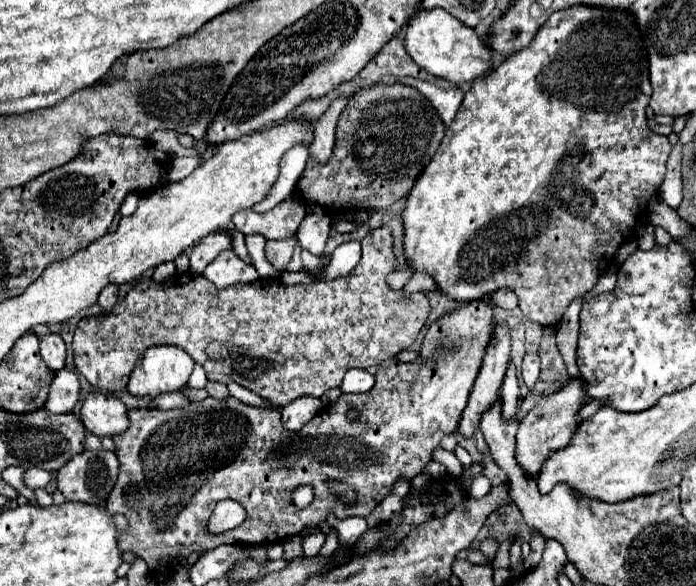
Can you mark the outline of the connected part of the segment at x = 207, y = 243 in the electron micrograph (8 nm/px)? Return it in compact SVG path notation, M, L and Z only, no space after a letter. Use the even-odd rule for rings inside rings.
M217 229L213 233L209 233L207 237L203 237L203 241L199 241L199 245L193 249L191 253L191 271L193 273L203 273L205 267L225 249L231 249L233 243L231 243L231 233L223 231L223 229Z

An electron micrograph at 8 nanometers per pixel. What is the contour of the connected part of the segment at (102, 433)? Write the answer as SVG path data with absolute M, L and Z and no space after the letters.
M89 393L81 405L79 419L89 433L97 437L115 437L129 427L129 409L117 397L107 397L103 393Z

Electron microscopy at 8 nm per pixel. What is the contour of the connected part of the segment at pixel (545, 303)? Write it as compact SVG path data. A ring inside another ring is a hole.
M581 5L563 9L563 11L555 11L555 13L547 19L547 23L541 25L541 29L537 31L537 35L533 37L533 41L531 41L531 45L529 45L527 49L521 49L519 53L513 53L511 57L507 57L487 79L477 79L477 81L473 81L471 89L465 93L465 99L463 99L461 107L459 107L459 111L457 111L453 123L447 127L447 133L445 133L445 137L443 137L443 145L439 145L439 153L435 153L435 157L431 159L431 163L427 165L427 169L423 169L423 173L419 175L419 181L413 185L411 193L407 195L407 207L403 209L403 215L401 215L401 217L403 217L403 229L405 229L405 235L403 235L405 263L407 263L413 271L429 273L429 275L433 277L437 289L439 289L443 295L447 295L451 301L475 301L475 299L481 299L483 295L493 293L493 291L497 291L497 289L501 289L501 287L509 287L509 289L513 289L513 291L517 293L517 297L519 297L519 309L523 311L525 317L529 317L531 321L535 321L535 323L539 323L539 325L549 325L549 323L557 321L557 319L563 315L563 311L567 309L567 305L569 305L575 297L585 295L585 293L597 283L597 279L605 273L605 267L609 265L609 259L611 259L611 261L615 259L615 253L617 253L619 245L621 245L623 241L627 241L627 239L633 235L631 229L635 229L635 223L639 221L639 215L641 215L641 213L647 213L647 205L649 205L651 197L655 197L655 195L659 193L659 185L663 183L663 173L665 173L665 161L667 161L667 157L669 157L669 153L671 153L671 143L669 143L667 137L657 135L657 133L653 133L653 131L647 127L645 109L647 109L647 105L649 105L649 97L651 97L651 81L649 81L649 69L647 69L647 51L645 51L645 47L643 47L643 43L641 43L641 33L637 31L637 25L635 25L635 21L633 21L633 17L631 17L629 13L623 13L623 11L609 11L609 9L593 9L593 7L581 7ZM565 95L577 95L577 105L575 105L571 99L567 99Z

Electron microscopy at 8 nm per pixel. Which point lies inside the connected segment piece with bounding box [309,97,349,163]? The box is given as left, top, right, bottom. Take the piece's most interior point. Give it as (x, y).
(324, 128)

